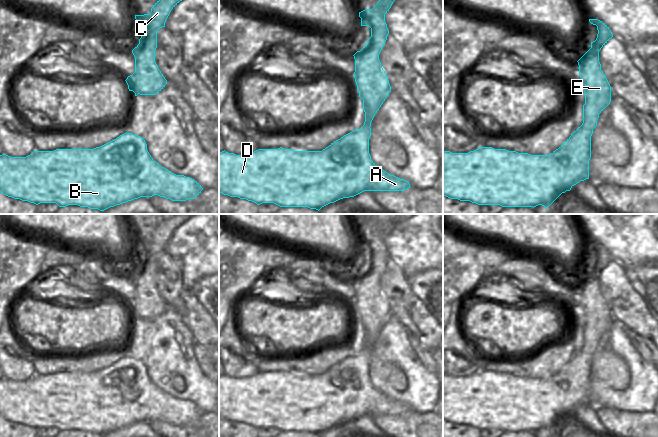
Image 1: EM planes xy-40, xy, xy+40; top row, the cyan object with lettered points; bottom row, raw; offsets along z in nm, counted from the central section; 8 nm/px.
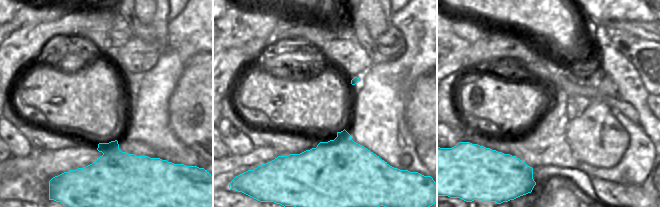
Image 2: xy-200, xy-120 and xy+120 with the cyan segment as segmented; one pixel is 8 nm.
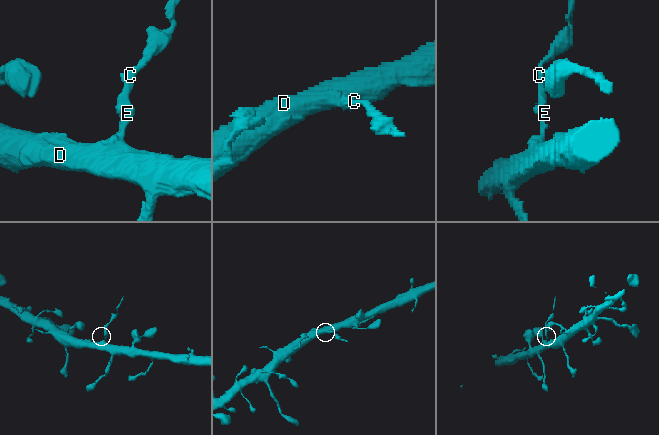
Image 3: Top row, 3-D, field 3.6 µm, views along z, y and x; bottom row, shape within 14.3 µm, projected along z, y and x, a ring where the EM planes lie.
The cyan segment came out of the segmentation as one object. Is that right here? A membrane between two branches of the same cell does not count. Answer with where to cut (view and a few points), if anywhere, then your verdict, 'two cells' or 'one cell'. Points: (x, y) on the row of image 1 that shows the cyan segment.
cut in xy+40 along (577, 128), (592, 129); two cells

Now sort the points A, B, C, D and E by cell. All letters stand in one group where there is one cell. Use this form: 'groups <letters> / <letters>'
groups A B D / C E

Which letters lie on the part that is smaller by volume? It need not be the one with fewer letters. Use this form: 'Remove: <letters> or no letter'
Remove: C, E

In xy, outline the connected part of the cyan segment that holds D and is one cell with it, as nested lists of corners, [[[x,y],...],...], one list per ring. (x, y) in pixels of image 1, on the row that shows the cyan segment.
[[[371,128],[360,129],[344,135],[322,151],[294,151],[292,149],[258,149],[252,153],[236,155],[225,150],[219,153],[219,192],[230,197],[252,201],[257,205],[274,203],[280,207],[322,207],[343,198],[354,197],[364,191],[404,191],[410,188],[408,181],[390,175],[372,160],[369,154]]]

